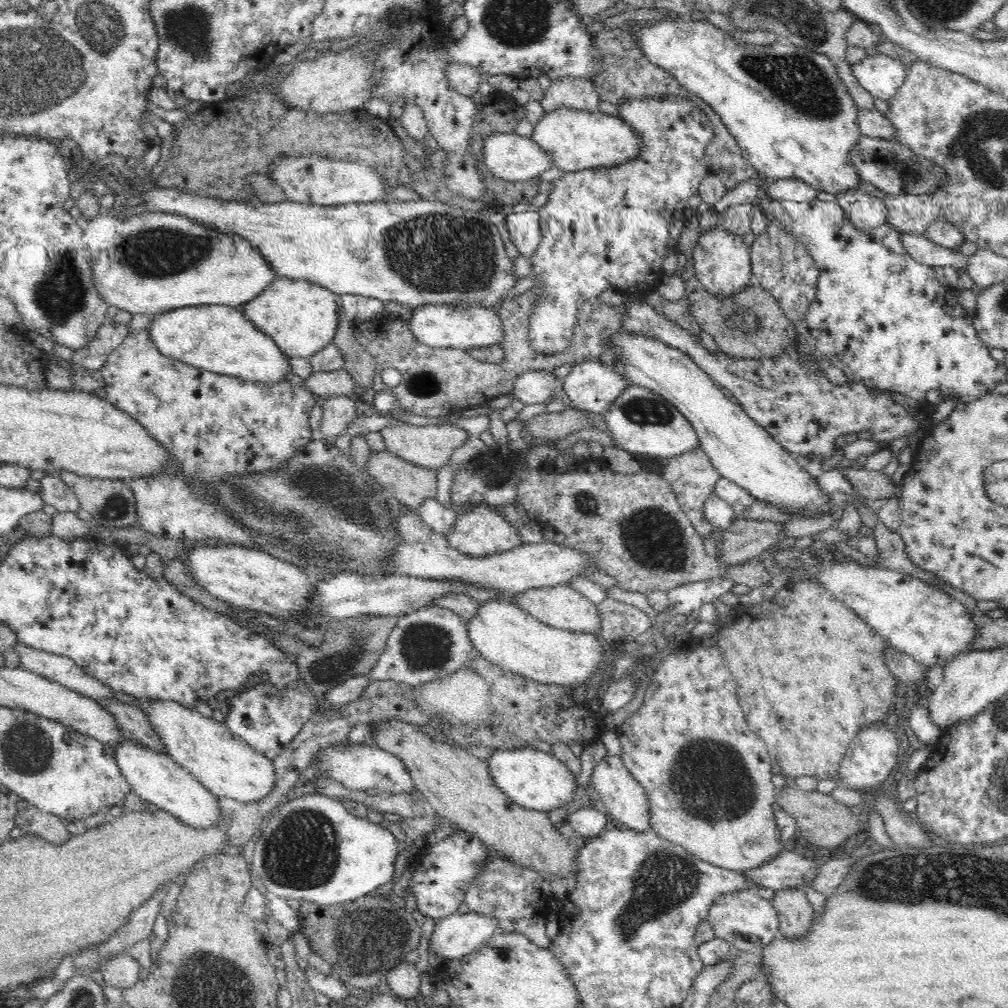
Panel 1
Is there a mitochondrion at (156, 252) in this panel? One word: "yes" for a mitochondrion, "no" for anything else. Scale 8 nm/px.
yes

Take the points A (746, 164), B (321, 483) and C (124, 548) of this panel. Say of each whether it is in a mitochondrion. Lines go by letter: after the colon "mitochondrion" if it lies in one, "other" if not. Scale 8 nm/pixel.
A: other
B: mitochondrion
C: other

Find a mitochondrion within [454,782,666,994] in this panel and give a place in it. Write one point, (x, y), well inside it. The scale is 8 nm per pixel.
(504, 952)

